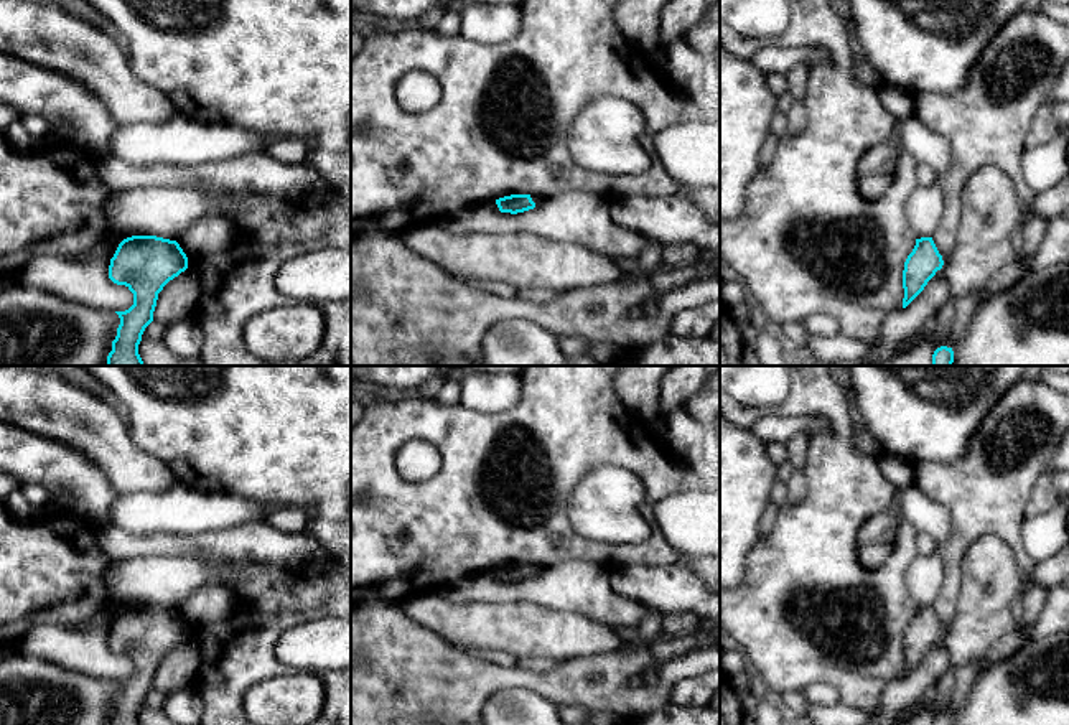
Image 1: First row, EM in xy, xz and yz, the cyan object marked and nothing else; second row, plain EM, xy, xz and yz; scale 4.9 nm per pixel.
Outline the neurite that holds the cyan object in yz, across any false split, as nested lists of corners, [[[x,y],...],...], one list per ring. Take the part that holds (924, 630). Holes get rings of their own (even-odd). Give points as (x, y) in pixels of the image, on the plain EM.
[[[932,606],[916,608],[913,621],[908,624],[903,639],[903,677],[906,677],[927,654],[927,651],[944,634]]]

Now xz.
[[[511,564],[496,568],[496,573],[501,582],[524,582],[535,577],[535,572],[532,570],[530,564]]]

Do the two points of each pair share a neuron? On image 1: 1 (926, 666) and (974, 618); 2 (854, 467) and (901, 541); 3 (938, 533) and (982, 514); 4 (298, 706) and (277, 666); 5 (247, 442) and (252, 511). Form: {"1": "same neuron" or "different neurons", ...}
{"1": "different neurons", "2": "same neuron", "3": "different neurons", "4": "different neurons", "5": "different neurons"}

